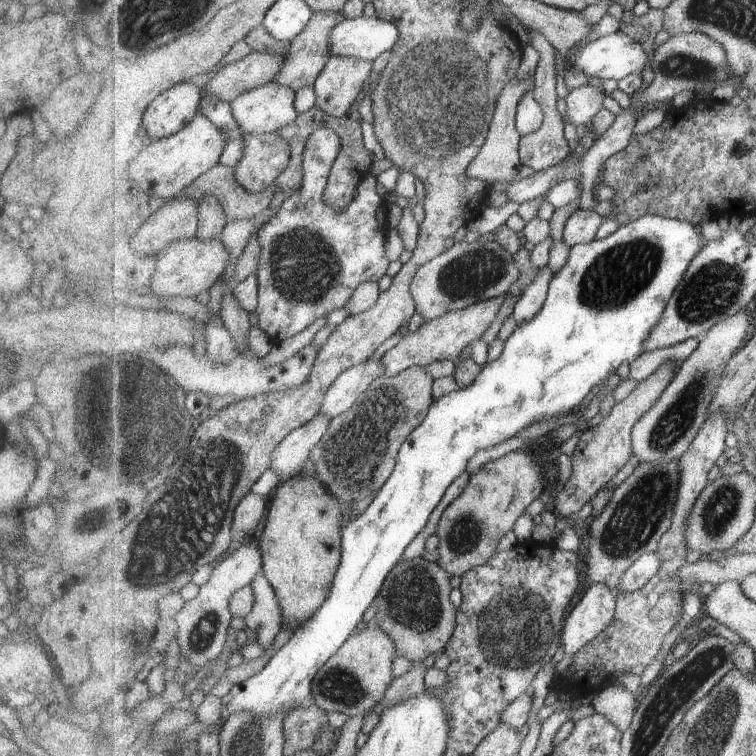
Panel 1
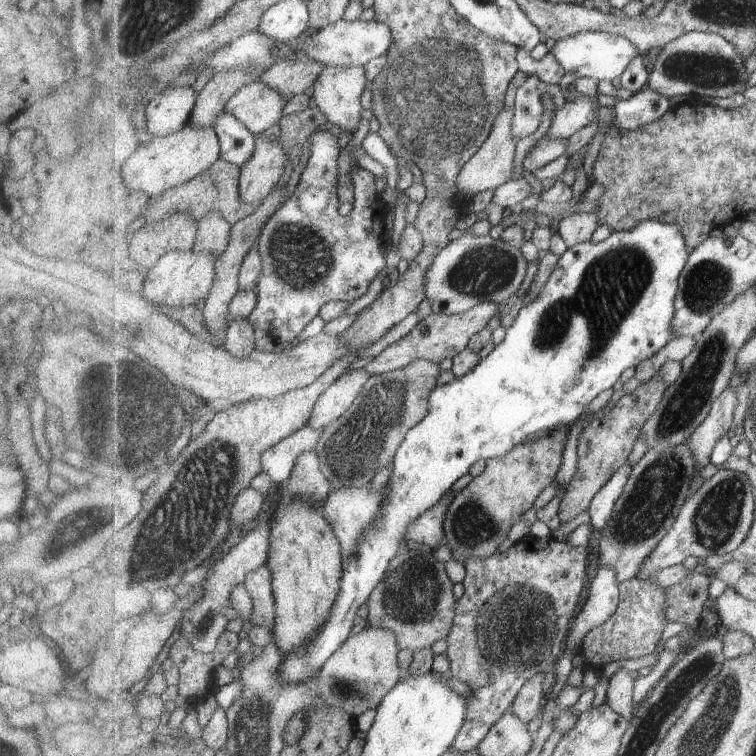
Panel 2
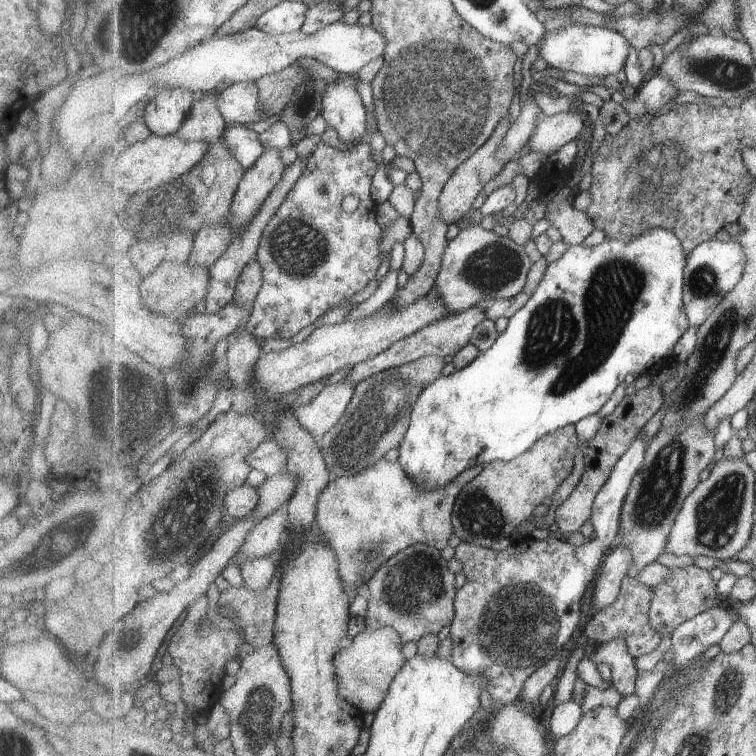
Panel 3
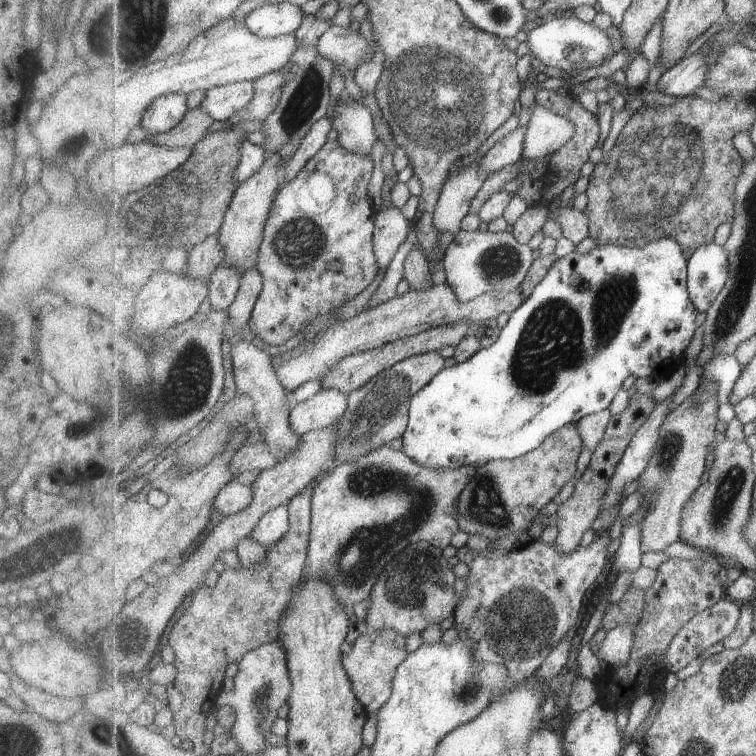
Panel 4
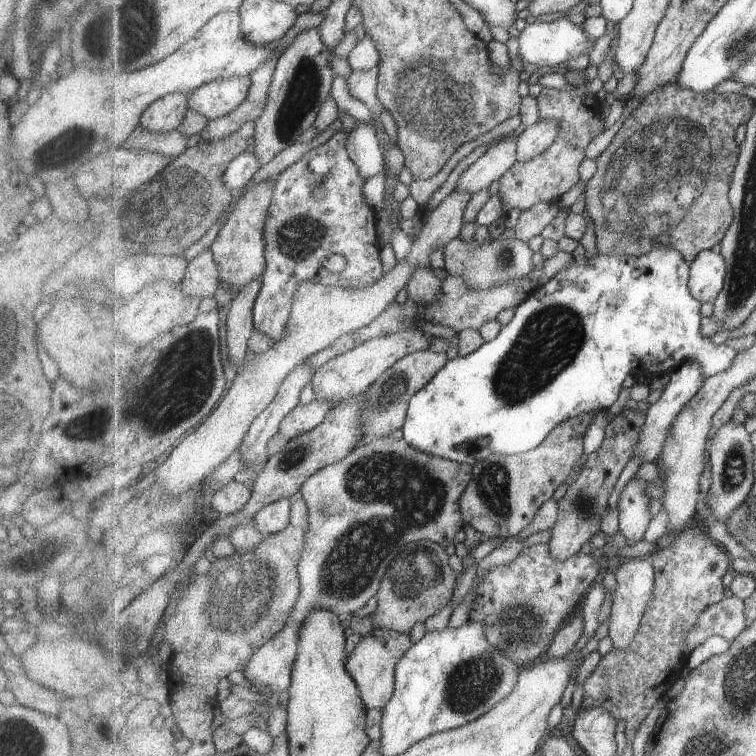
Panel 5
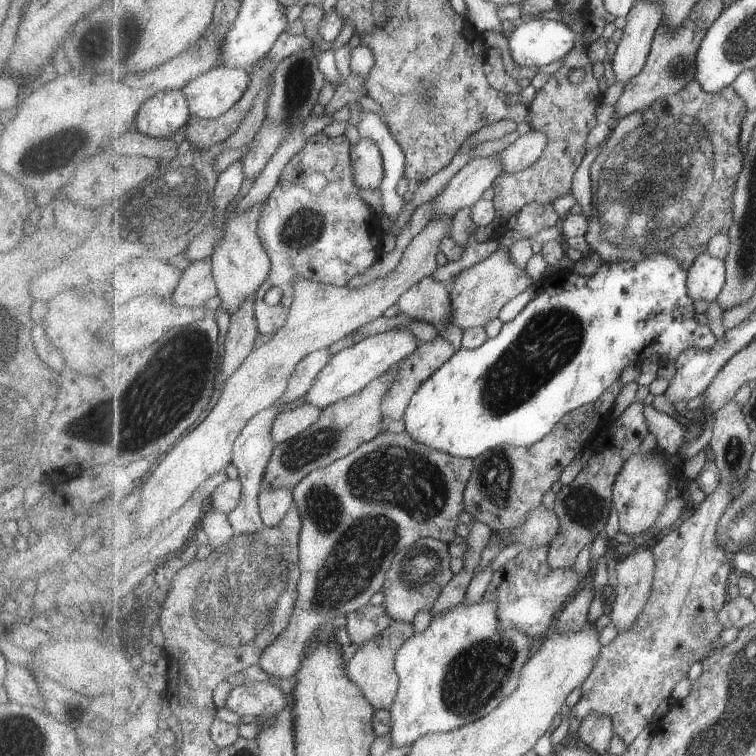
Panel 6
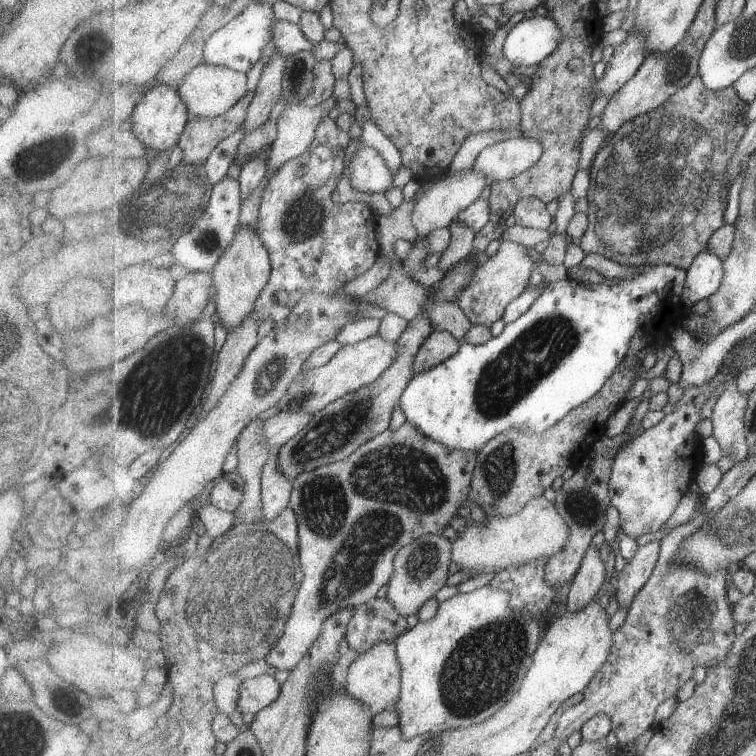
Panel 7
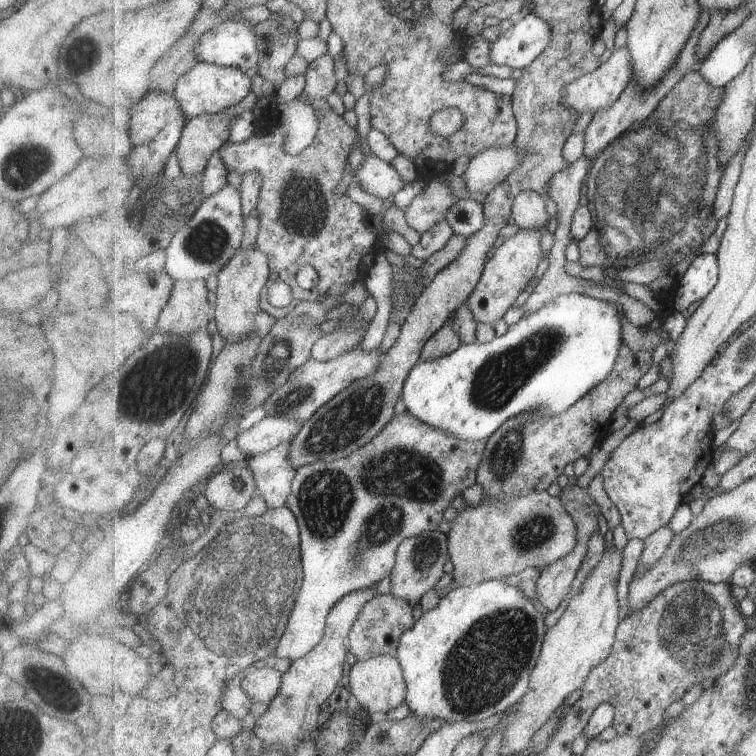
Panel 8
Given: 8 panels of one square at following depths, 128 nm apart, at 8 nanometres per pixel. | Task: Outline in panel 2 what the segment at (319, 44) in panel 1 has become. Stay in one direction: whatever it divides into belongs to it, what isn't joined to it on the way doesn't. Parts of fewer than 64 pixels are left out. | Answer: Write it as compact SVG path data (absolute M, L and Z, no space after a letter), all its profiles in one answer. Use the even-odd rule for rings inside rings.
M292 56L265 71L260 81L291 100L295 96L309 93L325 70L323 62L306 56Z

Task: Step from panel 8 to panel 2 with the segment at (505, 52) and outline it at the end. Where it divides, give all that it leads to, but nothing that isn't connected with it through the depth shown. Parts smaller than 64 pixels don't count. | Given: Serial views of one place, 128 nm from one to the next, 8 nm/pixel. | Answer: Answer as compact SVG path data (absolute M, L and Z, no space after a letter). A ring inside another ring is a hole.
M604 31L579 32L579 34L567 36L549 44L549 51L564 72L573 73L576 77L592 78L600 83L601 80L612 81L620 78L630 67L635 56L643 54L629 38Z

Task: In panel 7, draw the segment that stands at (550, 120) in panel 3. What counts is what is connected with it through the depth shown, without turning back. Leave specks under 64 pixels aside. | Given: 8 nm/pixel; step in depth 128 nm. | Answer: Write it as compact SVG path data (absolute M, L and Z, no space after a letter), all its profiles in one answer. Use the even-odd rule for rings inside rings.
M521 136L486 146L477 156L473 168L485 173L491 184L515 179L535 166L544 153L544 146L531 137Z

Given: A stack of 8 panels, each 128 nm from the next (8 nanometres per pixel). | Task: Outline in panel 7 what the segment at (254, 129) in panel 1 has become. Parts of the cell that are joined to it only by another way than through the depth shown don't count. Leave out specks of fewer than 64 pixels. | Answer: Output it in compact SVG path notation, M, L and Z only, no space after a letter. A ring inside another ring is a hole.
M207 62L194 68L183 79L183 84L177 89L188 106L190 116L209 118L221 116L231 110L250 91L246 73Z

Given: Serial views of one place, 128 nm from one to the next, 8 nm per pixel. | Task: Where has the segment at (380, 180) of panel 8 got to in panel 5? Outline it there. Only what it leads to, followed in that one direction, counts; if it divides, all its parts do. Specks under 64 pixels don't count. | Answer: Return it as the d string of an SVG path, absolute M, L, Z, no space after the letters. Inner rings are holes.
M355 122L355 126L350 133L347 133L350 136L346 144L350 157L355 161L355 164L358 164L359 170L366 180L379 173L385 173L386 159L383 158L383 146L381 146L381 140L377 138L375 128L371 123Z

